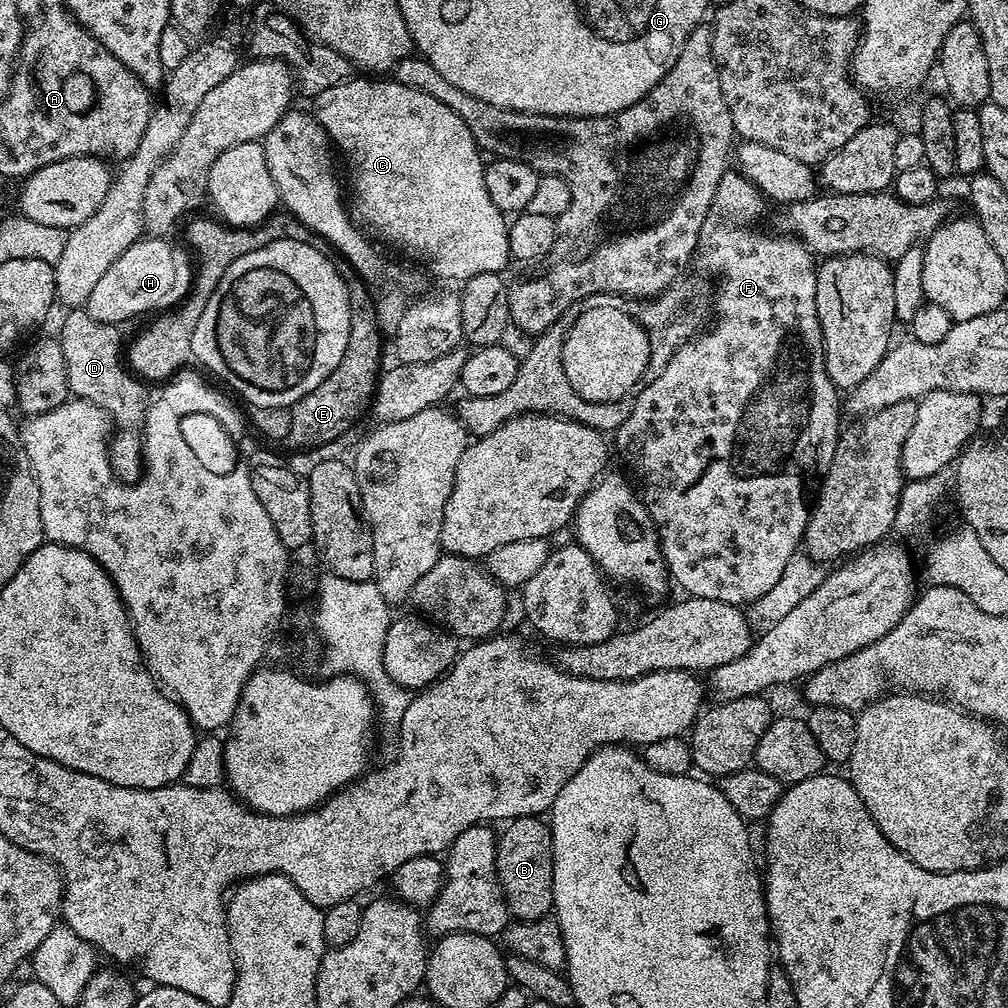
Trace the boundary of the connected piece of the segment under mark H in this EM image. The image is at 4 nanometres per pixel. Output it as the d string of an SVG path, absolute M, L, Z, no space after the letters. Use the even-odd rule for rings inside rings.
M149 235L132 243L94 285L86 305L90 318L120 326L123 320L132 320L143 312L159 314L175 308L192 290L194 264L183 247L180 249L170 241L163 236Z

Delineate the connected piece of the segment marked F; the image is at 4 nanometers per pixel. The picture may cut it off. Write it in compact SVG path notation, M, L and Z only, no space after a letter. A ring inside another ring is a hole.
M739 170L724 171L714 190L710 210L702 222L700 243L696 245L694 253L695 267L700 267L706 275L720 280L716 284L716 300L714 296L716 321L701 336L693 335L685 344L680 345L670 362L666 362L662 374L652 376L648 380L649 384L645 383L635 393L636 400L631 401L632 409L626 422L622 422L622 426L614 433L615 451L616 448L620 451L620 456L628 463L629 470L636 475L638 495L660 536L660 552L664 555L667 575L676 579L677 586L684 591L681 593L698 598L714 598L714 602L730 602L737 606L755 605L756 600L762 598L762 594L770 594L770 589L778 583L778 578L782 578L786 562L790 562L790 558L801 551L810 515L808 488L819 489L820 481L823 480L830 462L834 462L834 450L842 431L842 396L830 374L826 374L824 365L824 339L816 309L817 261L814 259L814 253L801 240L789 238L787 235L763 236L752 228L744 228L763 214L764 204L766 205L764 193L758 191ZM716 220L721 220L724 224L733 224L736 228L716 228Z

